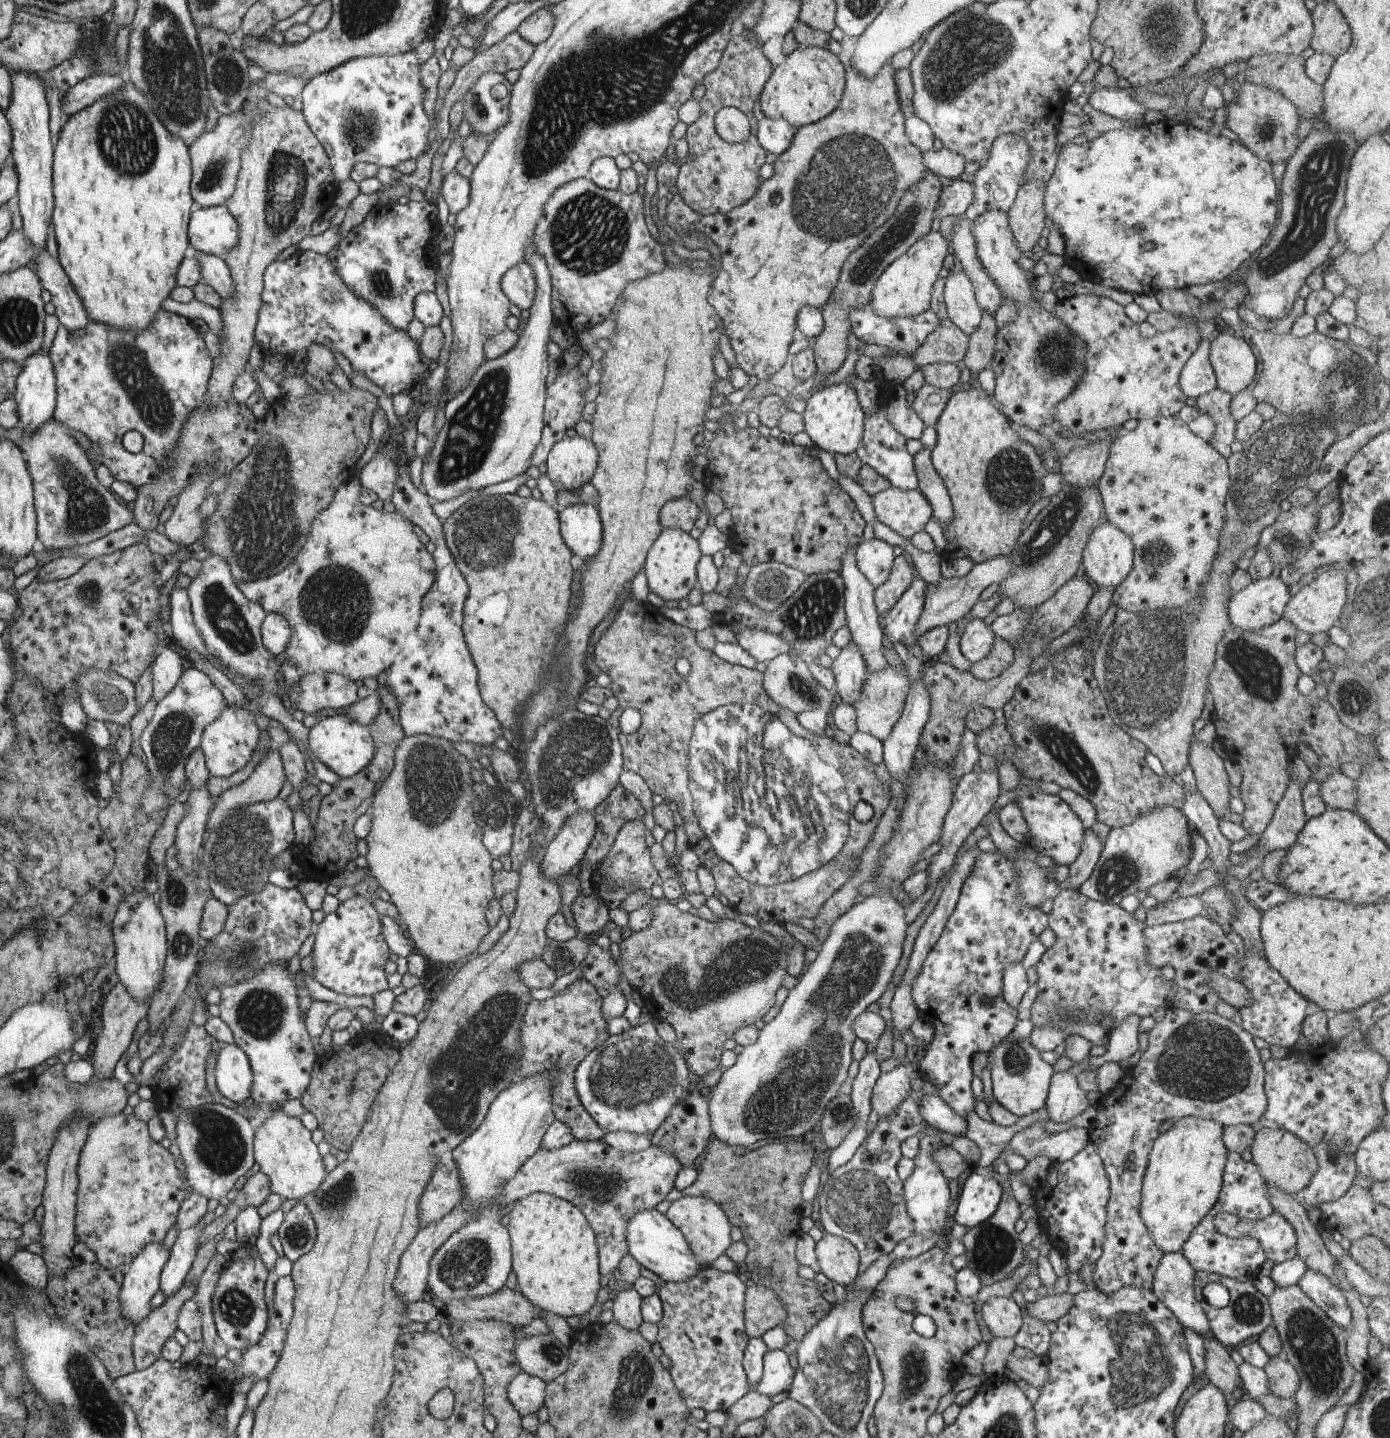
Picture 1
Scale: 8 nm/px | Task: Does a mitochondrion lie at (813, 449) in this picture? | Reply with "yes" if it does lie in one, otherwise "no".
no

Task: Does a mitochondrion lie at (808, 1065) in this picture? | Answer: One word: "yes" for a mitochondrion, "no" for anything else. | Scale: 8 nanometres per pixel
yes

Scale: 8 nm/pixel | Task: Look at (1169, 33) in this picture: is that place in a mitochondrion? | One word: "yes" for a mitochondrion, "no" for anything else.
yes

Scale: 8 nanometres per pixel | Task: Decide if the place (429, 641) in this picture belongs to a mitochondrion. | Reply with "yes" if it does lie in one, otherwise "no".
yes

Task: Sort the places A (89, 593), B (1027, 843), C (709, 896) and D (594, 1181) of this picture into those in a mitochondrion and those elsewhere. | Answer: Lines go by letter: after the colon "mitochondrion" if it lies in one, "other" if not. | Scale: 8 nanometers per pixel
A: mitochondrion
B: other
C: other
D: mitochondrion

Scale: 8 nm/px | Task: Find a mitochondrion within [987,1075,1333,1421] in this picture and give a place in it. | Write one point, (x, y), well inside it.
(1140, 1367)

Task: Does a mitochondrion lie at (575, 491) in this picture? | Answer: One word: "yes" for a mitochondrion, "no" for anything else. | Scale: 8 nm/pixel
no

